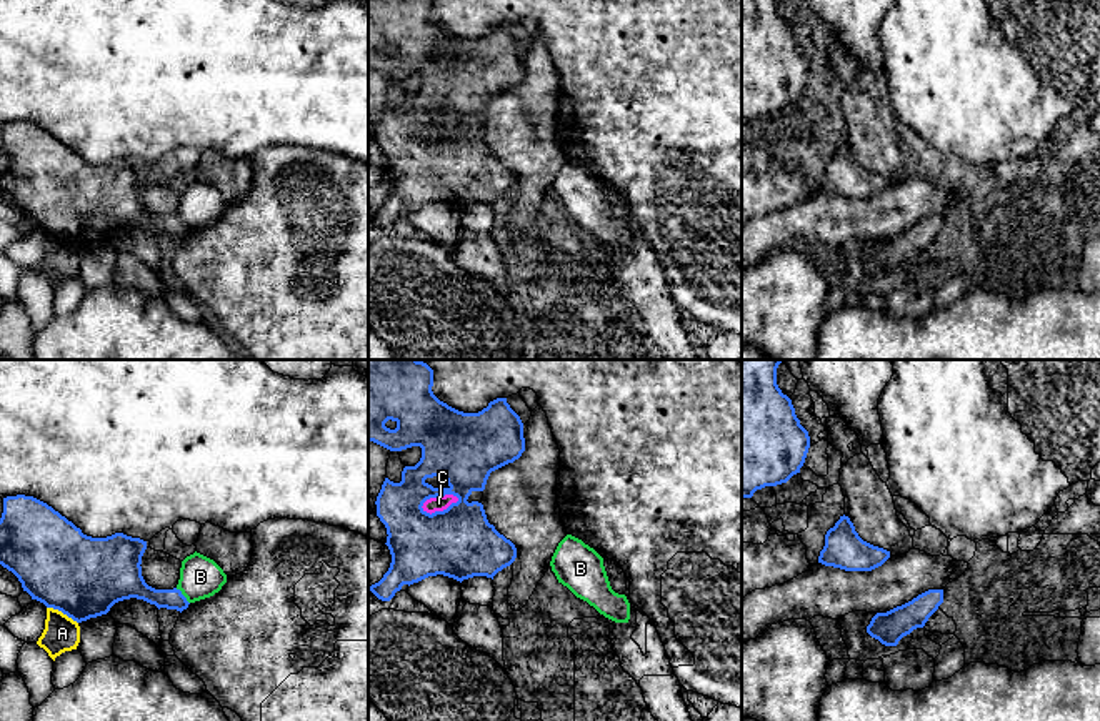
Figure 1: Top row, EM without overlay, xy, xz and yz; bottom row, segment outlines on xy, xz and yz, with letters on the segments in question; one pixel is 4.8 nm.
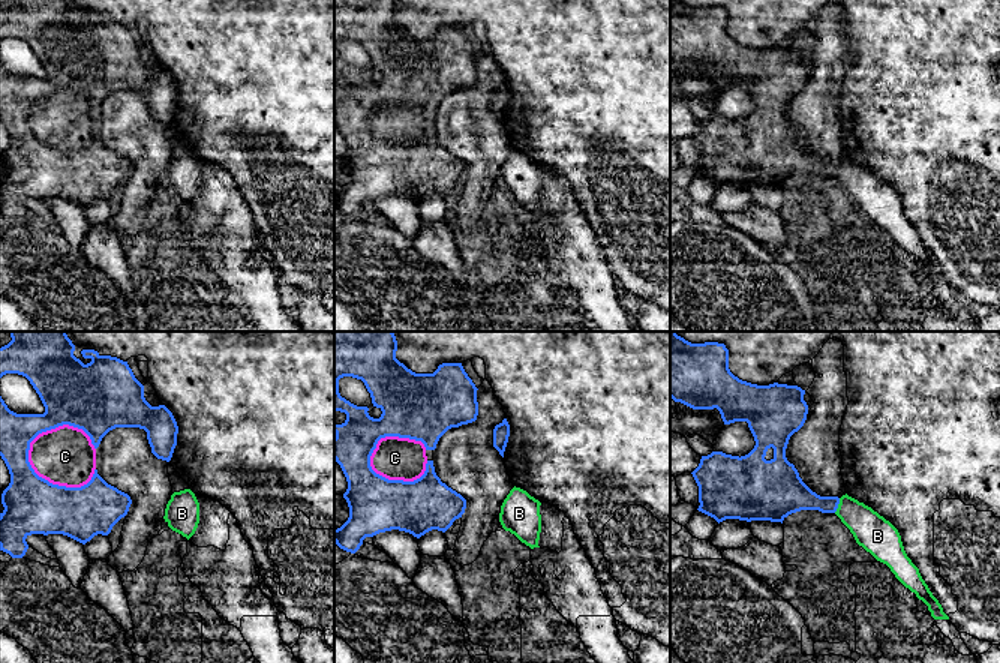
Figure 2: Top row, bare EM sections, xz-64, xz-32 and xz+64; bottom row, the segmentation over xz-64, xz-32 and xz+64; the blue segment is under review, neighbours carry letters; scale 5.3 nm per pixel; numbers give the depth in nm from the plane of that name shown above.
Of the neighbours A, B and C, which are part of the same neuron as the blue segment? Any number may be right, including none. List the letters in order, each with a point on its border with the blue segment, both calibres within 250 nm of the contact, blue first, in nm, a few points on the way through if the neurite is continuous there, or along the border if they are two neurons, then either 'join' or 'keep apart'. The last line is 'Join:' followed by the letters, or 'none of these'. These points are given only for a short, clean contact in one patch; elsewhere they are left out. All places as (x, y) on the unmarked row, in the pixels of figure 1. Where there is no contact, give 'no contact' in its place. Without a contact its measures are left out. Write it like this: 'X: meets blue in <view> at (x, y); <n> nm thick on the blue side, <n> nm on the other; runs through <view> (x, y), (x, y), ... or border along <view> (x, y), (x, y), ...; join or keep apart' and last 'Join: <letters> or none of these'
A: meets blue in xy at (62, 238); 400 nm thick on the blue side, 170 nm on the other; border along xy (47, 233), (60, 237), (77, 250); keep apart
B: meets blue in xy at (182, 222); 130 nm thick on the blue side, 200 nm on the other; border along xy (175, 215), (189, 230); keep apart
C: meets blue in xz at (439, 122); 340 nm thick on the blue side, 70 nm on the other; keep apart
Join: none of these

